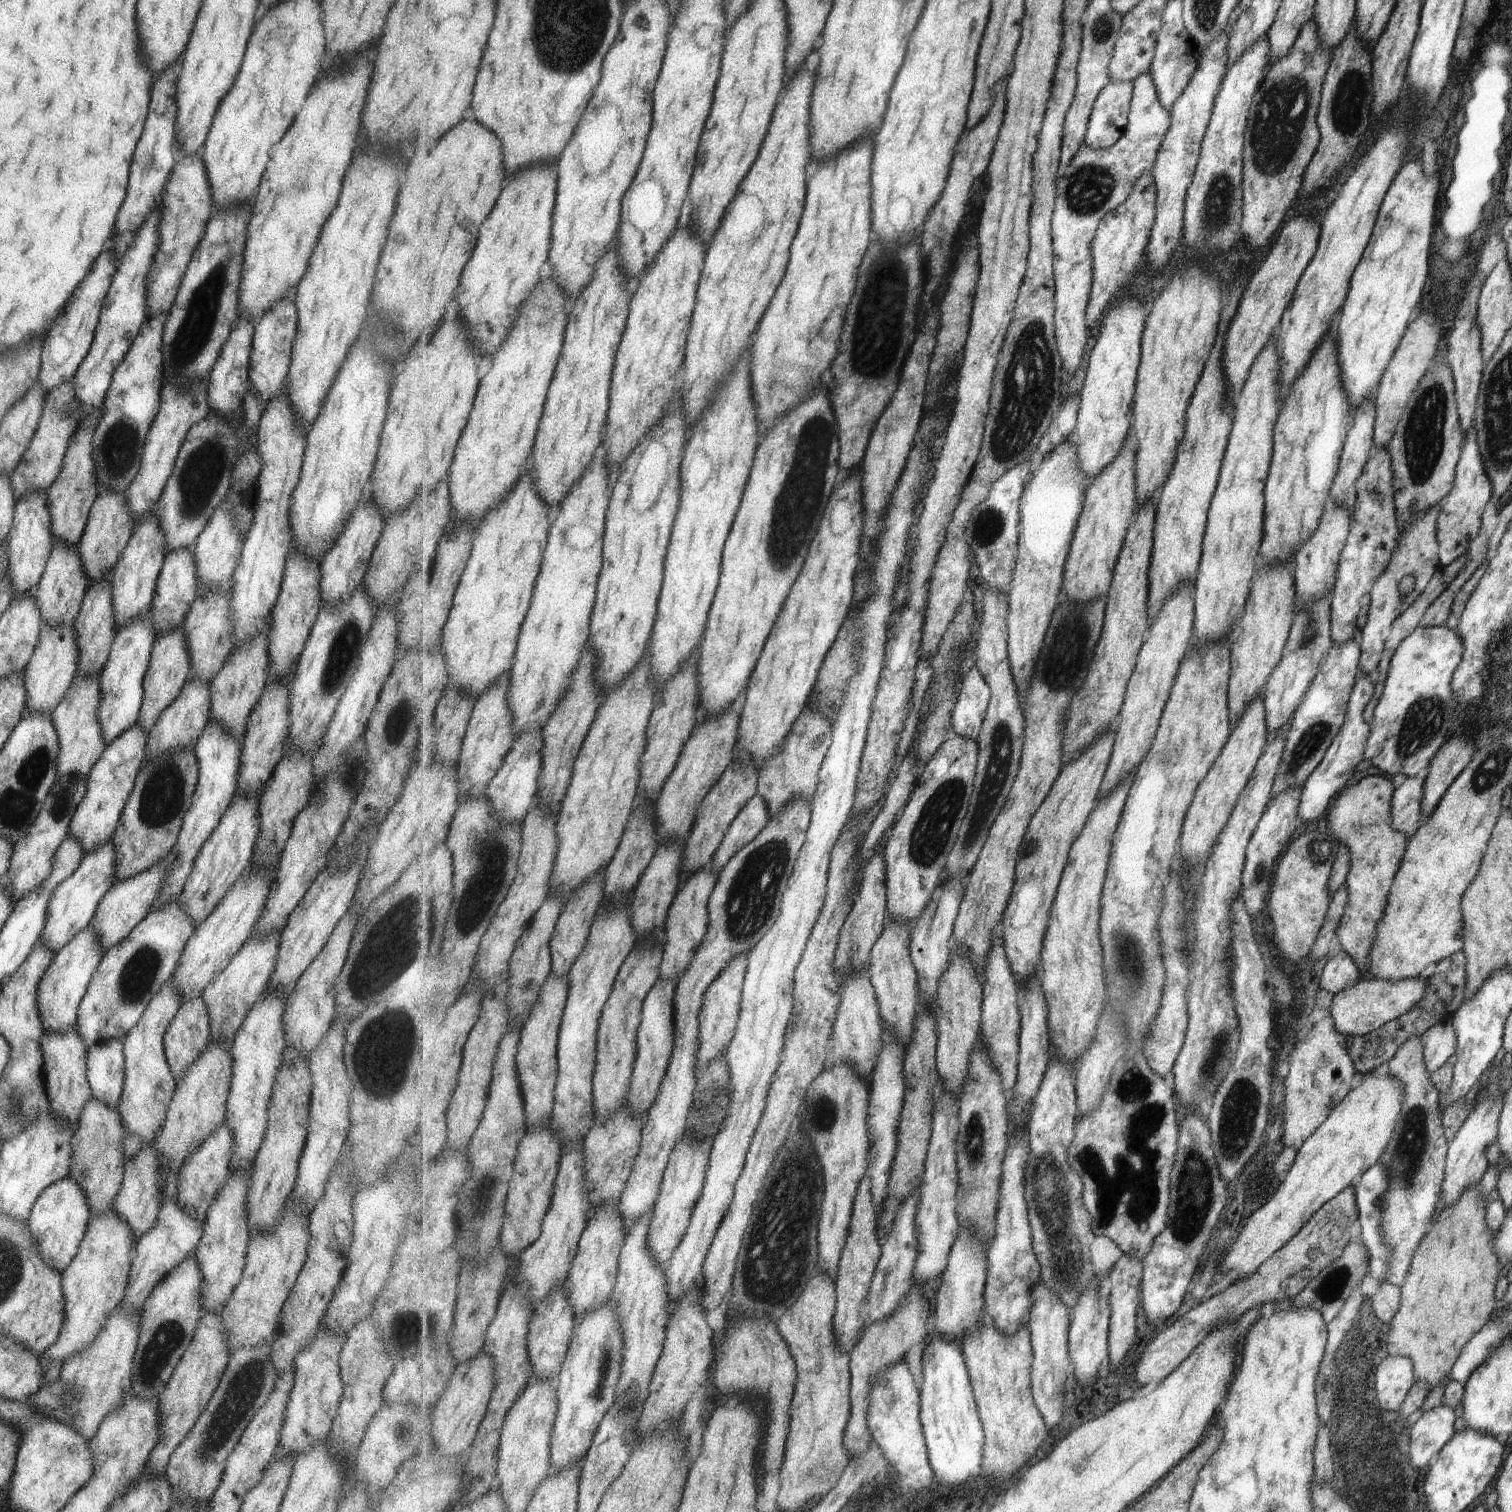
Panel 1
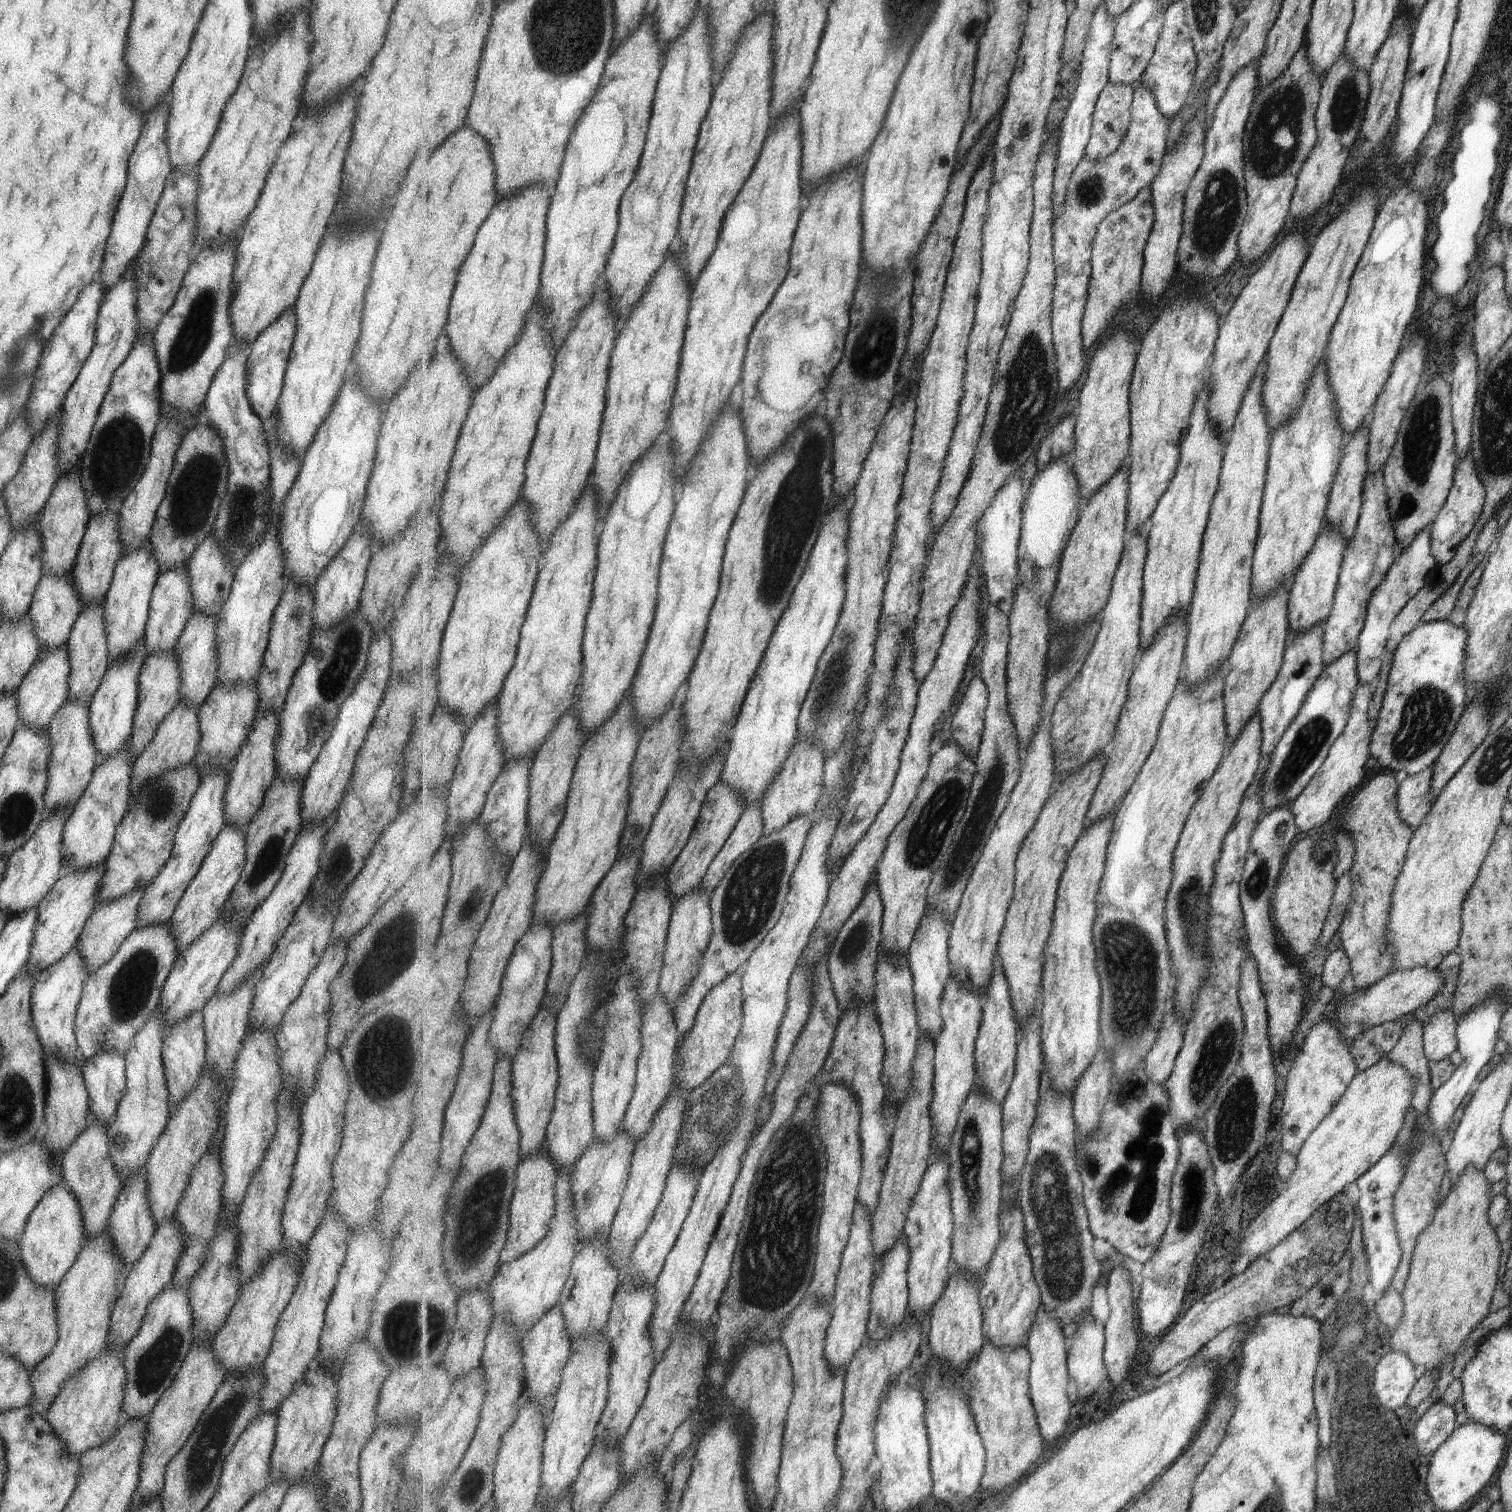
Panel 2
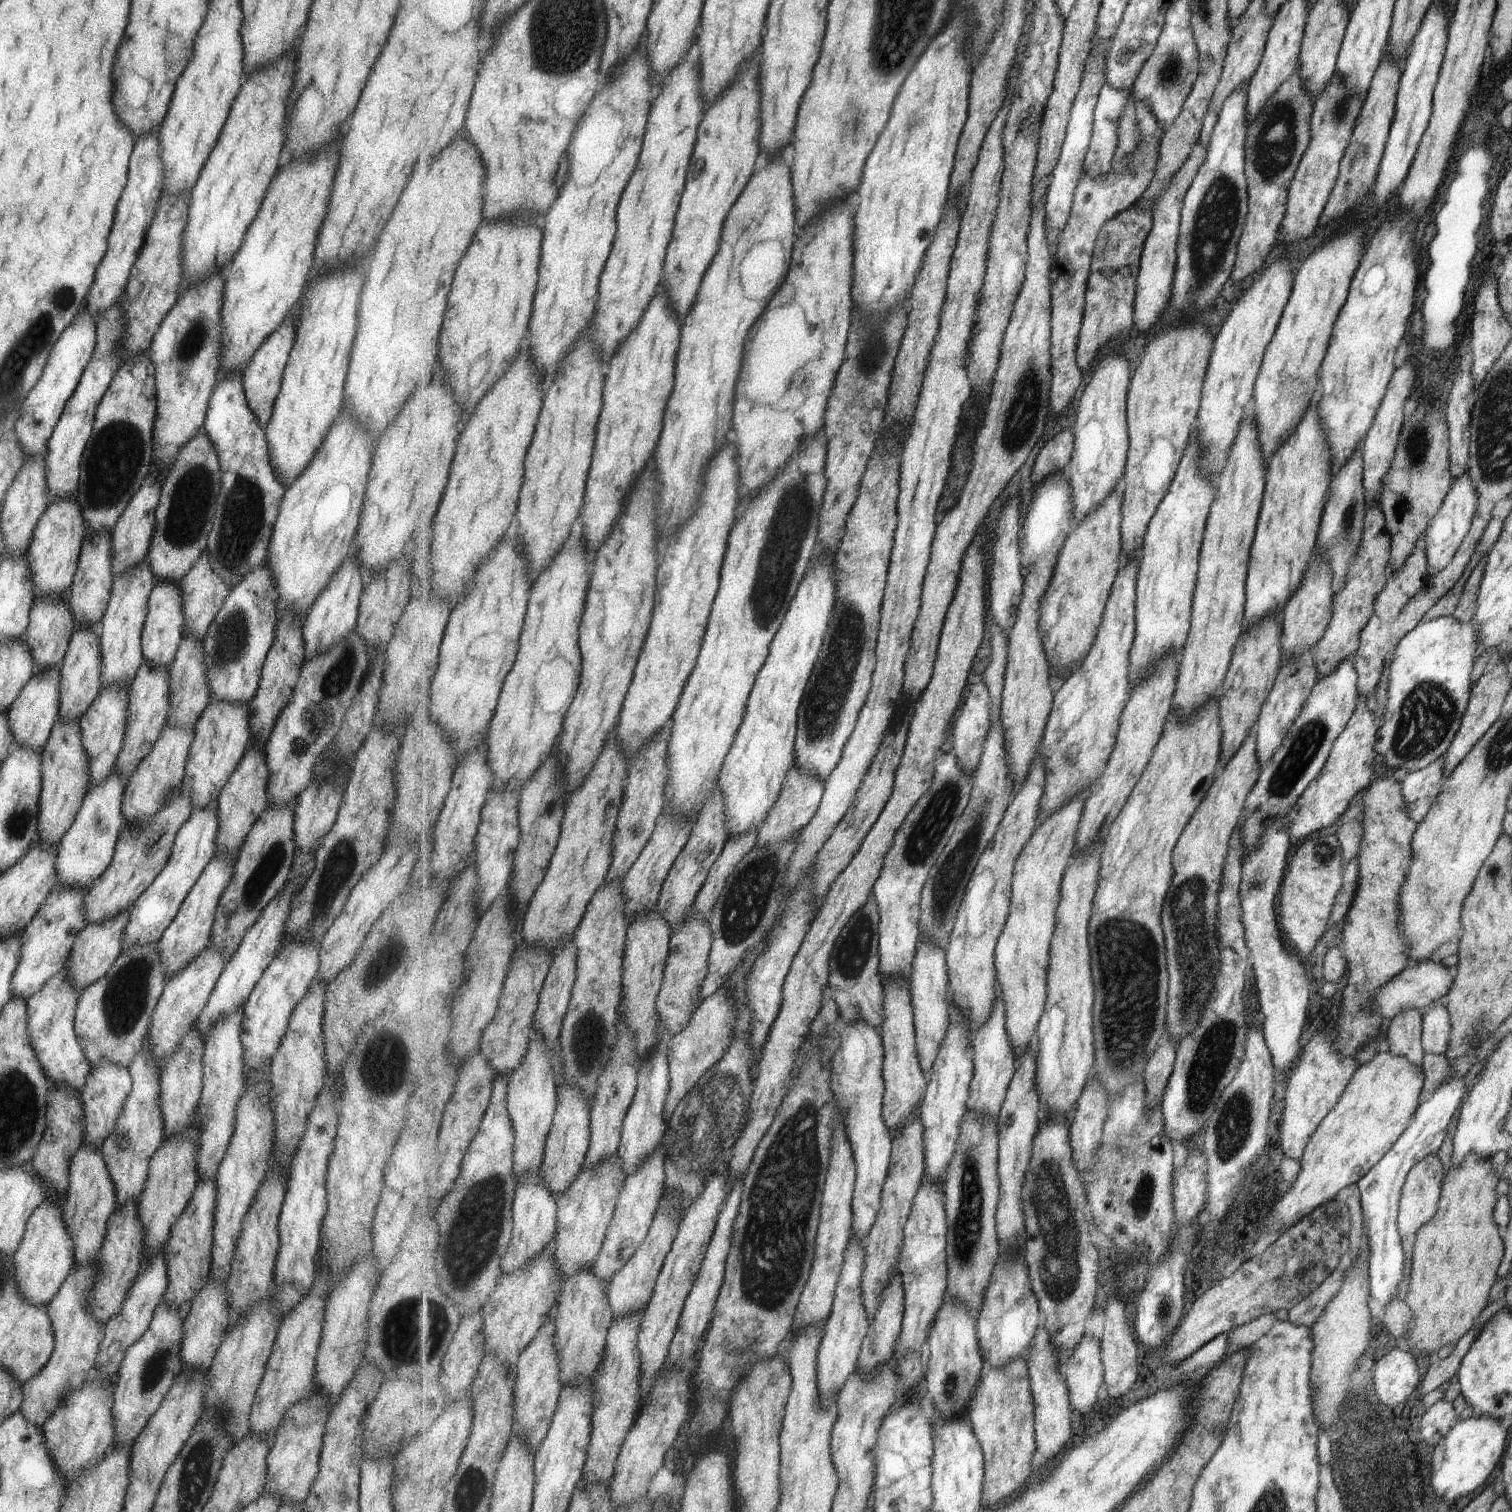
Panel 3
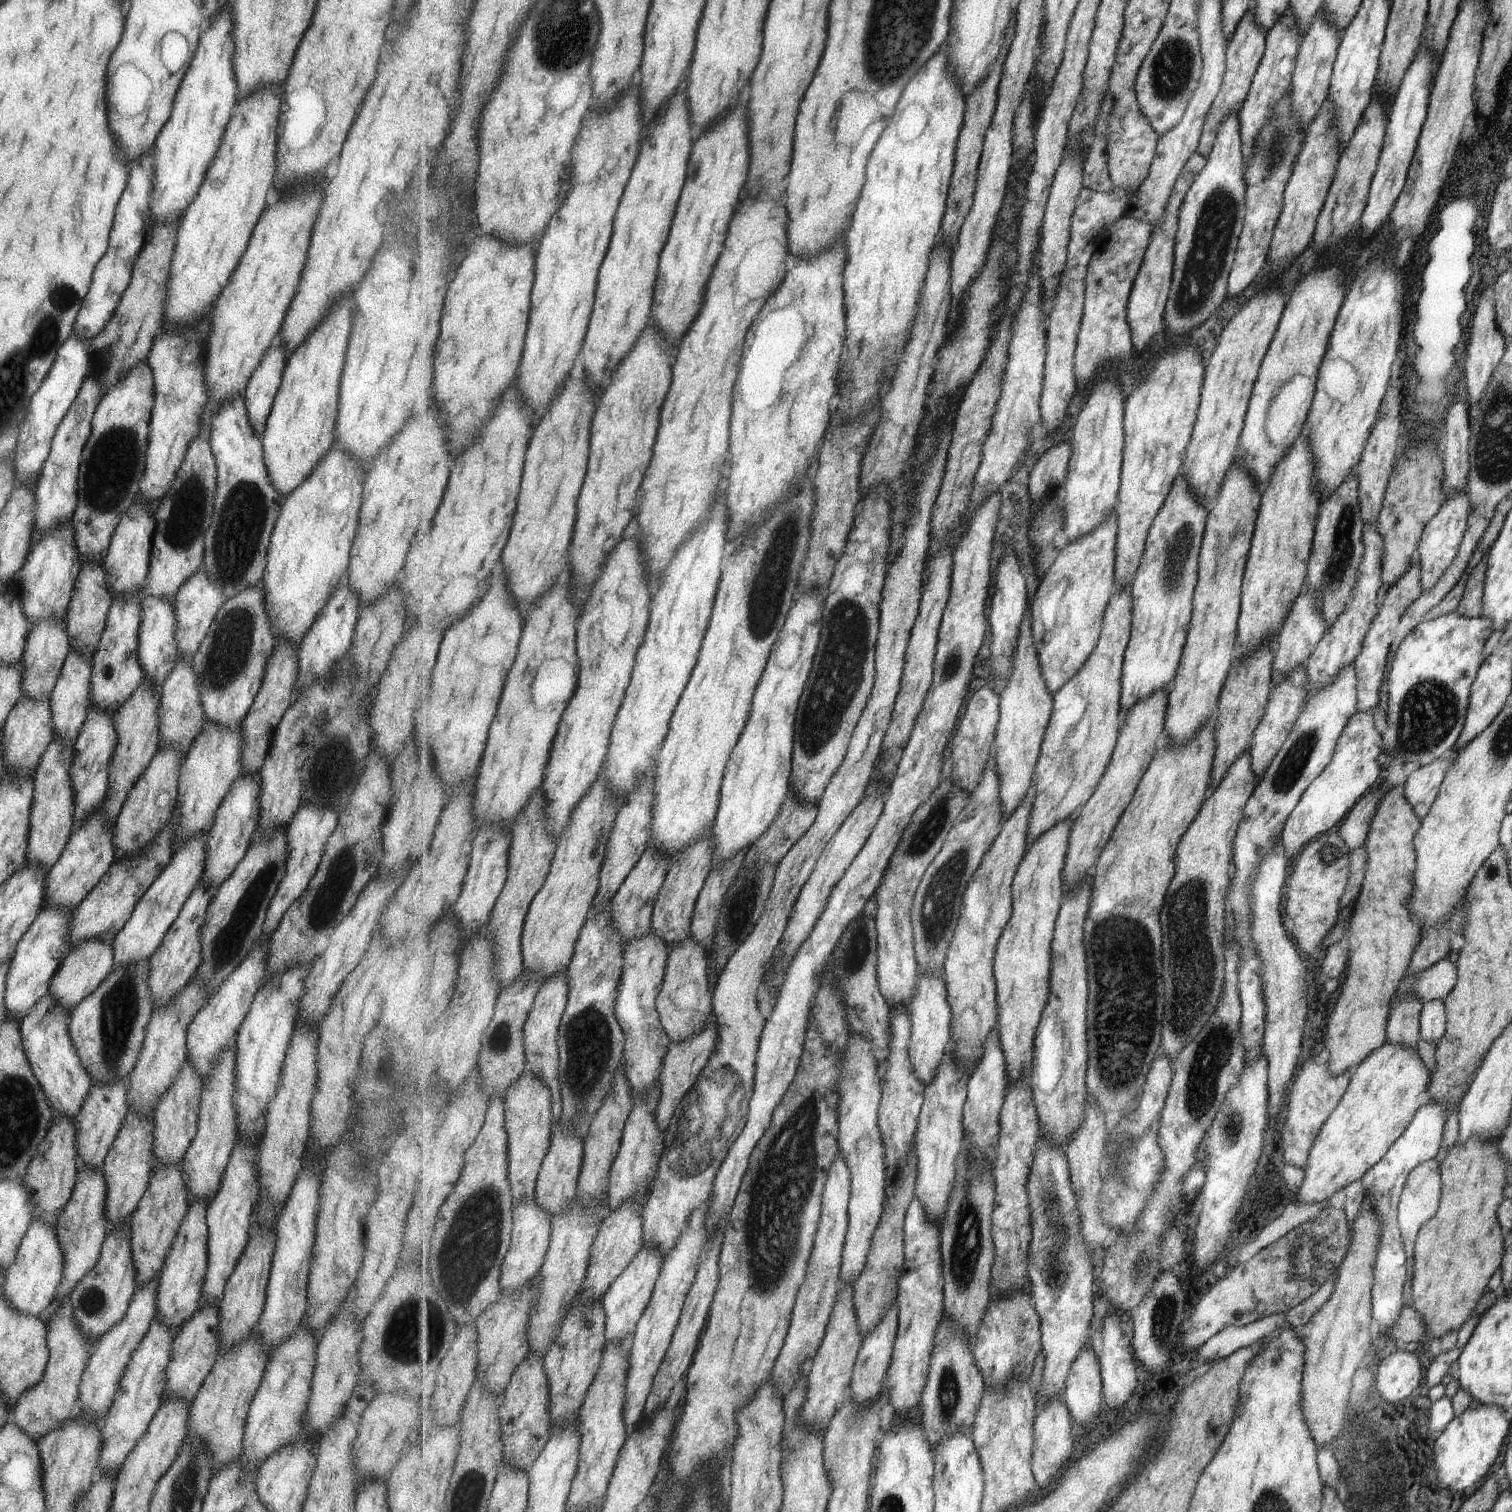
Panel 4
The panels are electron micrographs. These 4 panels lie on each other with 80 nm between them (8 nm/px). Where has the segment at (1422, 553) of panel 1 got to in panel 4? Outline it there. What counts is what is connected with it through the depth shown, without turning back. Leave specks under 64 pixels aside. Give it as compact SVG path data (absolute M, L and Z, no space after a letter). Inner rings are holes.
M1414 559L1410 567L1397 579L1395 584L1387 588L1381 607L1377 609L1376 615L1370 622L1361 643L1360 653L1353 662L1356 676L1356 712L1367 713L1377 706L1378 692L1381 686L1381 679L1385 677L1385 663L1389 652L1389 645L1392 639L1392 630L1396 627L1403 611L1419 598L1422 593L1419 584L1420 570L1418 562Z

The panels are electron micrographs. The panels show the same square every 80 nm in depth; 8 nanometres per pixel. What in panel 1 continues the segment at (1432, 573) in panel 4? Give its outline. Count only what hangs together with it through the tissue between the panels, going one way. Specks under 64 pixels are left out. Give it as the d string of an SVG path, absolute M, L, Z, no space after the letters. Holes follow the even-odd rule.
M1471 426L1466 430L1460 448L1452 487L1444 498L1438 502L1440 511L1436 516L1435 536L1438 546L1438 561L1441 567L1448 565L1457 559L1460 554L1467 552L1470 540L1473 540L1473 537L1481 528L1480 518L1489 499L1490 484L1477 450L1475 429Z

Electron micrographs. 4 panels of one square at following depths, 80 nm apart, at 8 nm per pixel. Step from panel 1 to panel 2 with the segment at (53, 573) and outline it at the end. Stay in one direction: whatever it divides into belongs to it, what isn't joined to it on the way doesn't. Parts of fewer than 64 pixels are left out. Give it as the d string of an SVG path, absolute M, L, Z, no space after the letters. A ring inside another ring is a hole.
M71 570L64 577L41 575L32 594L31 604L26 612L40 648L43 646L49 649L56 649L66 644L72 624L82 610L78 596L74 594L72 586Z

